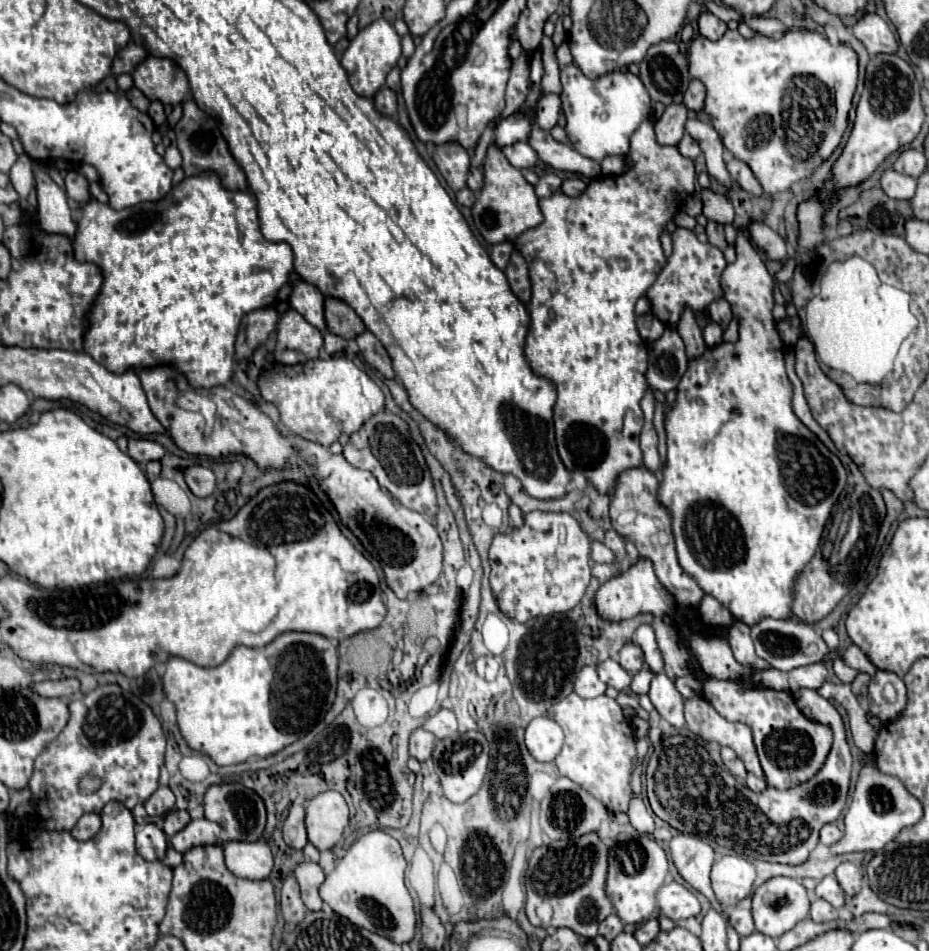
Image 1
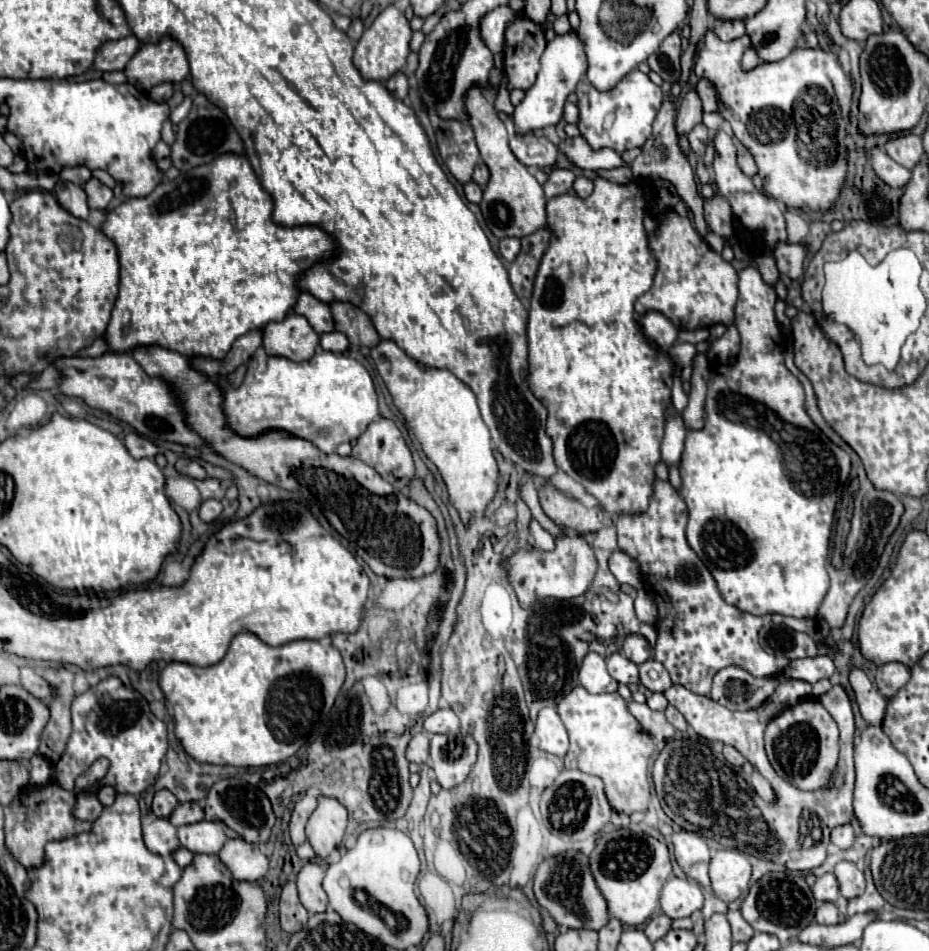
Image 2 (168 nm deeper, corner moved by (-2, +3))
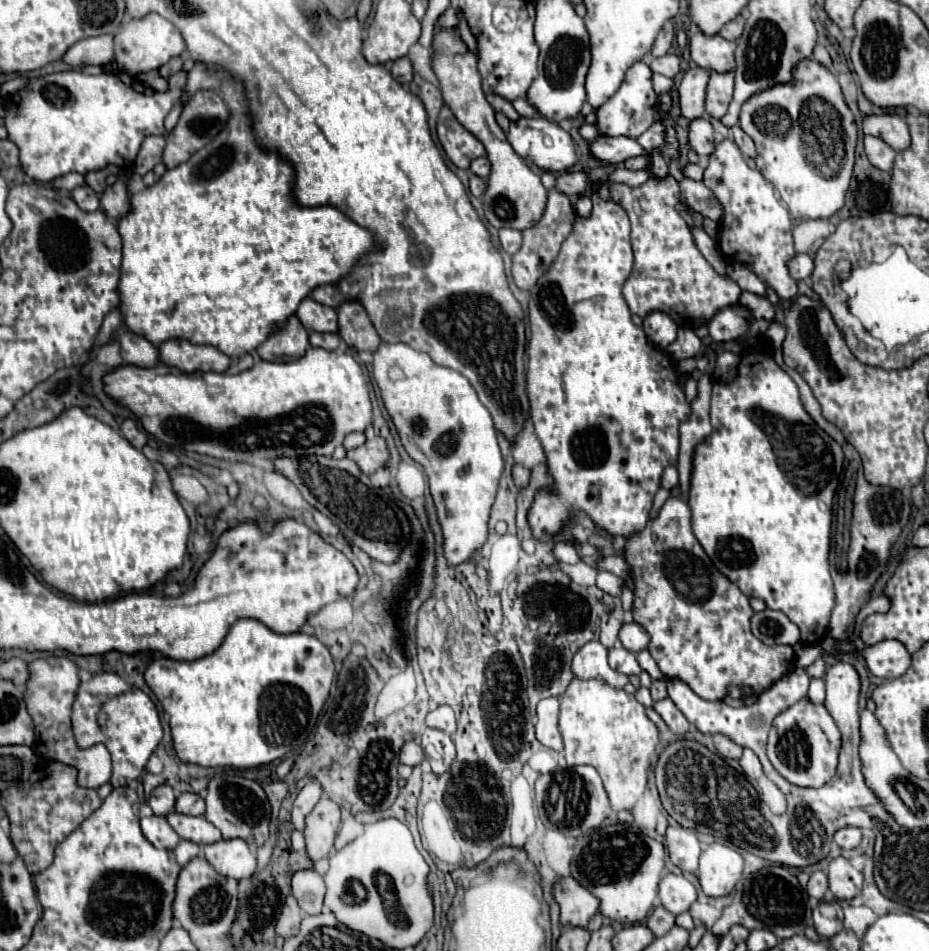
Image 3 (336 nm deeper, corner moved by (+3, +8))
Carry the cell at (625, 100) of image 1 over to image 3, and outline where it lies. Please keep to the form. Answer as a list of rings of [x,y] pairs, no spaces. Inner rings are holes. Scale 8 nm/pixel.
[[[635,62],[627,74],[619,90],[595,110],[597,114],[597,130],[607,136],[627,136],[627,138],[639,138],[653,122],[655,122],[655,90],[651,86],[651,70],[645,62]]]

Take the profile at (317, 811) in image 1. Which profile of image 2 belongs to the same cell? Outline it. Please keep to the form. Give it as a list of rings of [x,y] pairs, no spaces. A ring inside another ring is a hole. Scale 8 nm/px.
[[[320,797],[316,811],[306,825],[306,837],[318,857],[328,857],[342,841],[346,831],[348,813],[336,799]]]

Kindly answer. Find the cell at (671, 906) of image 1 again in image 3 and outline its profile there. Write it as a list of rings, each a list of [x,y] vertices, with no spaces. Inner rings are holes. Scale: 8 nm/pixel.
[[[669,872],[659,882],[659,900],[671,914],[677,916],[689,910],[689,906],[697,900],[697,890],[685,876]]]

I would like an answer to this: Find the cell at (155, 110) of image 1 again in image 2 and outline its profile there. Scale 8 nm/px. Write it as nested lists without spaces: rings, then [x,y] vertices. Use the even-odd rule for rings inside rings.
[[[162,83],[162,85],[152,87],[148,93],[150,93],[150,97],[152,97],[154,101],[164,103],[164,101],[168,101],[168,99],[172,97],[172,91],[174,91],[174,83]]]

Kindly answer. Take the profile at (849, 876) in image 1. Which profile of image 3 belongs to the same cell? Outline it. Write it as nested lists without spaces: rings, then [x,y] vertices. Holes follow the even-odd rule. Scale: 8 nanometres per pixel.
[[[843,856],[831,860],[827,868],[829,876],[829,890],[835,894],[837,900],[855,898],[861,892],[863,874],[851,866],[851,862]]]

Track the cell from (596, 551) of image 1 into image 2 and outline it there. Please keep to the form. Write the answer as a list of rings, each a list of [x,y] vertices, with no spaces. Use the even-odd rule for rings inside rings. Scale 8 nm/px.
[[[614,551],[610,557],[610,571],[614,573],[614,577],[620,583],[628,583],[636,589],[642,587],[642,575],[638,569],[638,563],[634,559],[630,559],[626,553],[622,551]]]

